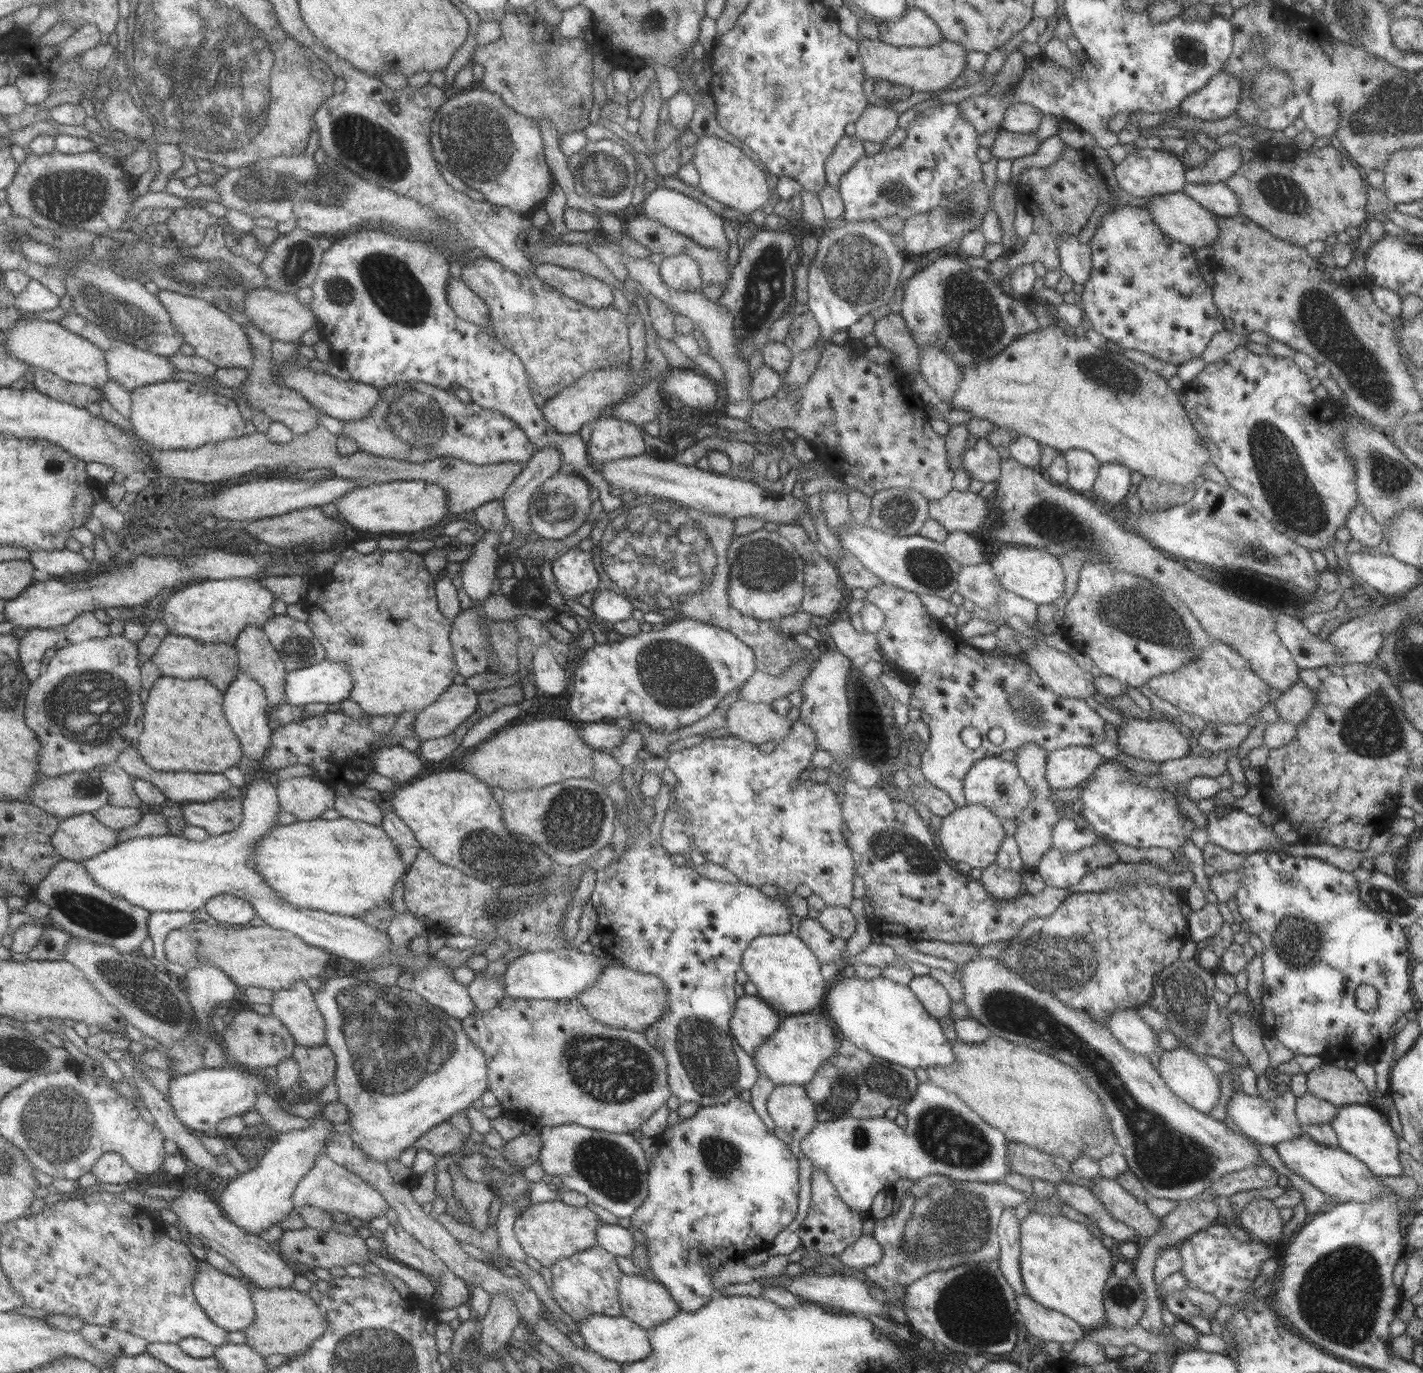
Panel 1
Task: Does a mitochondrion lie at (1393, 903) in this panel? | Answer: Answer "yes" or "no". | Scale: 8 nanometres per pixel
yes

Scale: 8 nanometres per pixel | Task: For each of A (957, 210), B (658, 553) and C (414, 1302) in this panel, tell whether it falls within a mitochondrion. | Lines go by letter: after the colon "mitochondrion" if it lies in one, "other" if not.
A: mitochondrion
B: mitochondrion
C: other

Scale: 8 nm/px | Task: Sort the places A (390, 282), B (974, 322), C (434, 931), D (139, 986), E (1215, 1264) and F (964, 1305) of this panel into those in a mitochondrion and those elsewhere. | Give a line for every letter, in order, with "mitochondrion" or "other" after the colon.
A: mitochondrion
B: mitochondrion
C: other
D: mitochondrion
E: other
F: mitochondrion

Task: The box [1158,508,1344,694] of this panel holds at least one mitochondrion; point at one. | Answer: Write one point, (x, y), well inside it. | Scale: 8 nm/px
(1258, 548)

